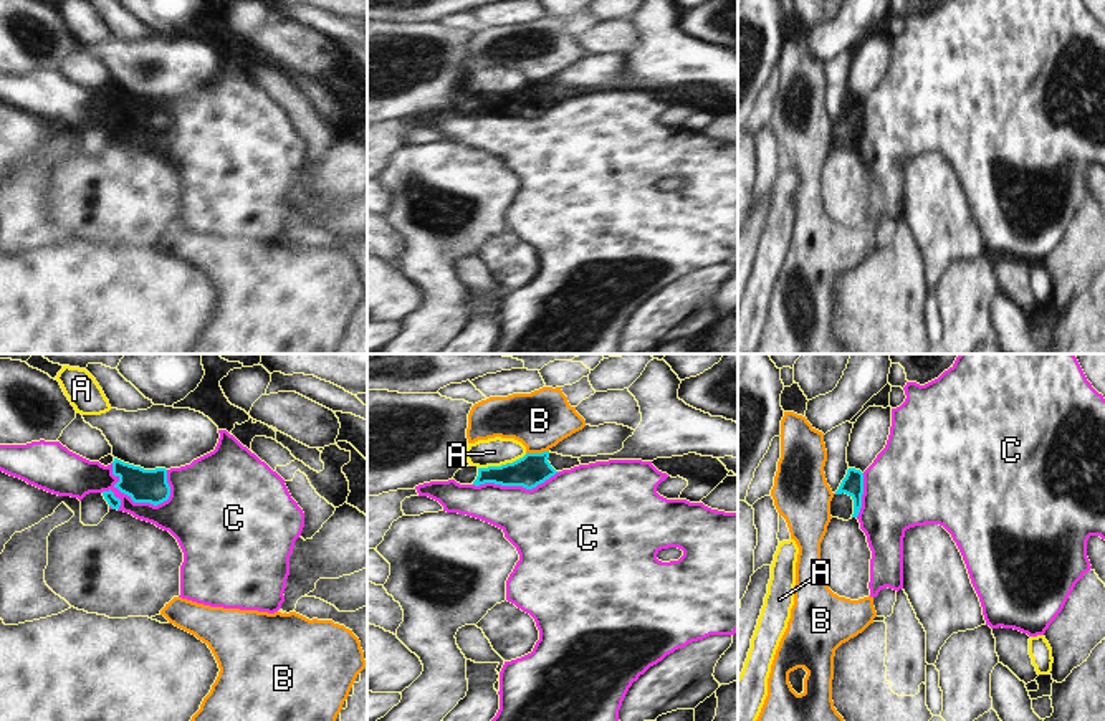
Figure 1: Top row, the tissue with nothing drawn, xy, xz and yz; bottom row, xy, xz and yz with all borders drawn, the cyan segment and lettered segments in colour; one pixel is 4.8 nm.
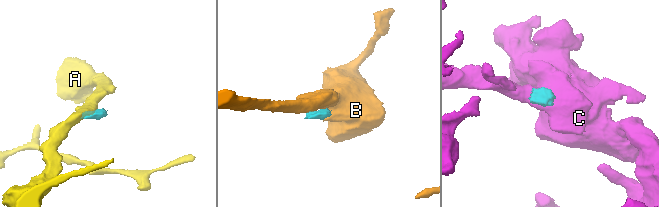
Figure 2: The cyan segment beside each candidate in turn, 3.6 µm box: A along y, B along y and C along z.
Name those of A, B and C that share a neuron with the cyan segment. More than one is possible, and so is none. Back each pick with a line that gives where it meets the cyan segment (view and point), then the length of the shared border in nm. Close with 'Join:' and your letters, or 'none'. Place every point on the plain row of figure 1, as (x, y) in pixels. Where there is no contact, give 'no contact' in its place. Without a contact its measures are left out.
C: meets cyan in xy at (131, 128); contact 340 nm long
Join: C

